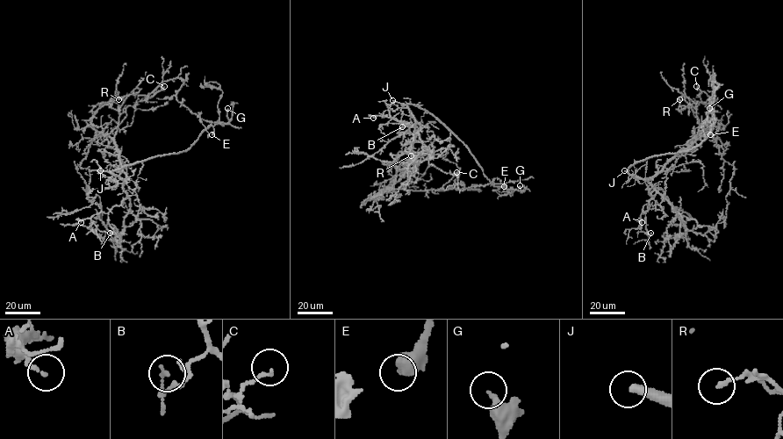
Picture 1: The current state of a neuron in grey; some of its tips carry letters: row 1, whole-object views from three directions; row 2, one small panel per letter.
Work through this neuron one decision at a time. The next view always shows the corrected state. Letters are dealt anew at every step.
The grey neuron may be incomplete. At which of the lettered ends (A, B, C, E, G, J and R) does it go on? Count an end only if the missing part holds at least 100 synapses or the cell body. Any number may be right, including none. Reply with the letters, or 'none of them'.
J

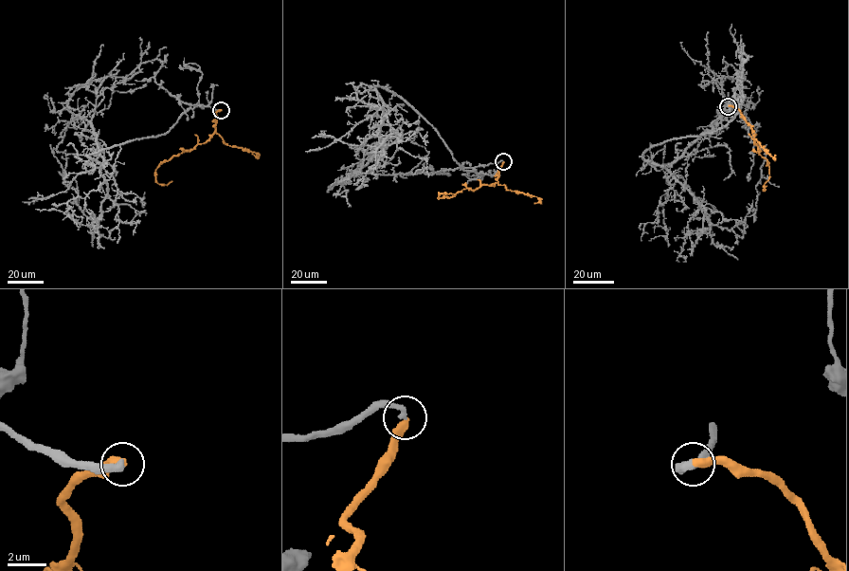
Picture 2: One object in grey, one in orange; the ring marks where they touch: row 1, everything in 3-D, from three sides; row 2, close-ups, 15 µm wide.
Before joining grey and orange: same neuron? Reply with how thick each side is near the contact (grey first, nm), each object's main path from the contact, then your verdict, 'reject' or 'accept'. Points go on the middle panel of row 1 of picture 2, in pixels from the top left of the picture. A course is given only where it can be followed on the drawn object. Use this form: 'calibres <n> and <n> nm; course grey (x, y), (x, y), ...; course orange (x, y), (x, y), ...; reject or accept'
calibres 380 and 440 nm; course grey (503, 161), (464, 171), (416, 112), (395, 94), (370, 86), (388, 112), (377, 150), (352, 174), (449, 173); course orange (503, 162), (496, 183), (481, 185), (475, 190), (465, 188), (451, 197), (438, 197), (439, 193), (455, 194); accept

